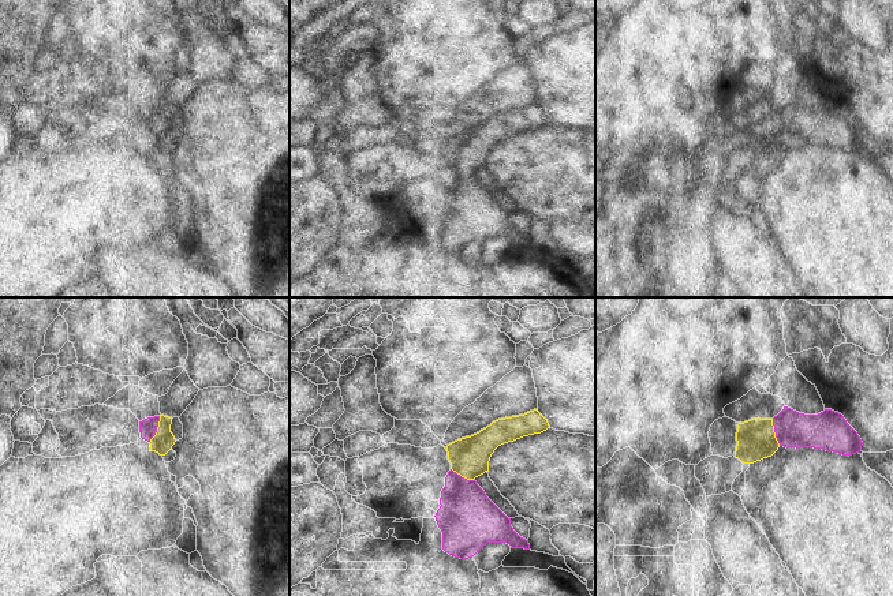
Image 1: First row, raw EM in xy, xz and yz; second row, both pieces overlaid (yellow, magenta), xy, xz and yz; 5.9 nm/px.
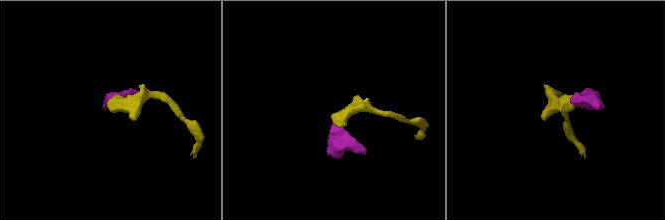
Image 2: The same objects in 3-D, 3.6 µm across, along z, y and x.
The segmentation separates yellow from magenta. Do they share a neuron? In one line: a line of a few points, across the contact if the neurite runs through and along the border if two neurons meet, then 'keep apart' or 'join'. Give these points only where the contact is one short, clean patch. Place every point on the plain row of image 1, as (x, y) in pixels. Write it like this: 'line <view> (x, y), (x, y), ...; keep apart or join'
line yz (755, 132), (774, 127), (796, 124); join

